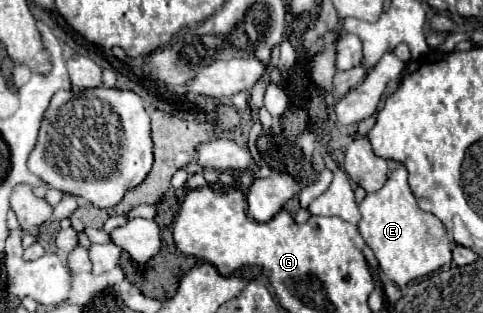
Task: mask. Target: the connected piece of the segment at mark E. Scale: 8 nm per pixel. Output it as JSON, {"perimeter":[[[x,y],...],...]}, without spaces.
{"perimeter":[[[398,166],[388,174],[382,190],[364,198],[360,204],[360,214],[362,218],[358,222],[358,232],[372,248],[382,272],[394,284],[406,286],[410,280],[436,272],[438,268],[452,262],[452,242],[448,240],[448,230],[434,214],[420,210],[408,186],[408,170],[404,166]]]}

